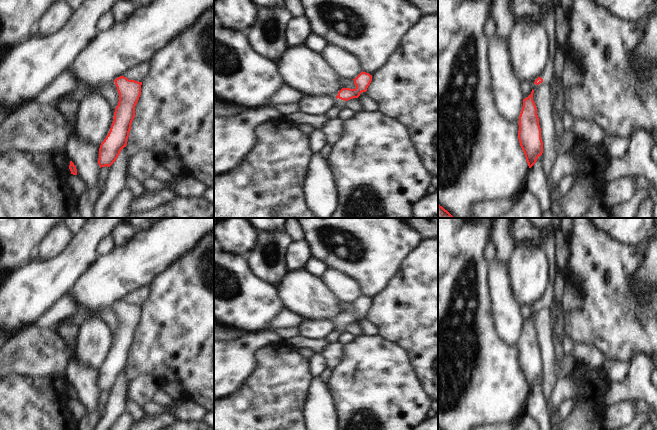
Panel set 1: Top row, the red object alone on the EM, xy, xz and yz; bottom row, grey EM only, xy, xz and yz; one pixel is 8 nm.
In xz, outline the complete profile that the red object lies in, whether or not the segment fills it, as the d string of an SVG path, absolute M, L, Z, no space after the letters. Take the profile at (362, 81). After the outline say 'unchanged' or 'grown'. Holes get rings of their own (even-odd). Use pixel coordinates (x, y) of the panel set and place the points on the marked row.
M361 72L354 80L355 89L342 88L334 94L336 107L345 108L345 103L353 98L358 98L362 92L366 92L372 81L372 75L366 72Z | grown

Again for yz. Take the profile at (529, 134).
M550 11L545 19L544 29L549 41L549 58L546 67L540 76L531 85L531 94L523 99L523 107L519 116L518 139L525 154L529 168L537 161L543 153L543 142L541 139L541 128L534 102L536 90L543 84L551 84L554 75L554 57L557 48L557 37L555 35L555 12Z | grown

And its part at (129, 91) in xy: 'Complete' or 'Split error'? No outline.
Split error

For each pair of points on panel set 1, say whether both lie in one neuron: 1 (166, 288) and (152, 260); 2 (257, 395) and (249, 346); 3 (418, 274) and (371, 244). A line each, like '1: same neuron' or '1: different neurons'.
1: different neurons
2: different neurons
3: different neurons

